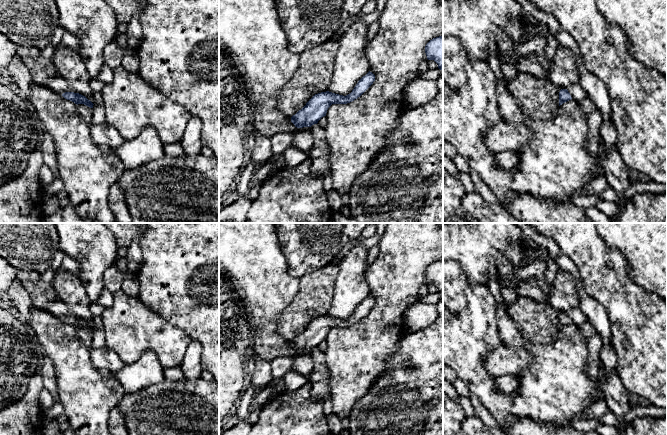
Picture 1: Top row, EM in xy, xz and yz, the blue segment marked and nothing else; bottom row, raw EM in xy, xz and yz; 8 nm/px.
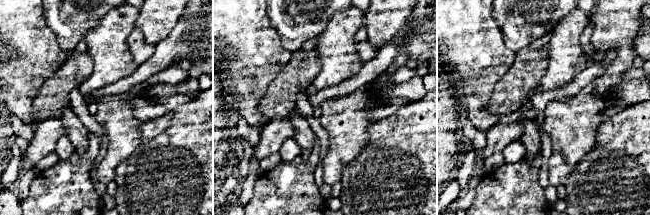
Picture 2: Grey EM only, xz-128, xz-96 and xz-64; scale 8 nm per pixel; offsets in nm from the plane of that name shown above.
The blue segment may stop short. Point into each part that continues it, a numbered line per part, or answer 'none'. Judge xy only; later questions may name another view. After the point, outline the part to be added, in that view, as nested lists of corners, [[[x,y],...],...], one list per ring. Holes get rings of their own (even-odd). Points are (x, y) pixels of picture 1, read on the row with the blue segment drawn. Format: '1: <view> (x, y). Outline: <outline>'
1: xy (58, 84). Outline: [[[60,75],[53,77],[51,80],[44,83],[43,86],[48,87],[50,90],[61,95],[65,92],[77,93],[69,86],[68,82]]]

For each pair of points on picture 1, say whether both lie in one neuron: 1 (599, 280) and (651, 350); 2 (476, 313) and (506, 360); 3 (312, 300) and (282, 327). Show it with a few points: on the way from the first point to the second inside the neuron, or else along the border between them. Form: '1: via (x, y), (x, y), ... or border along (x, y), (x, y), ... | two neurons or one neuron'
1: via (616, 297), (642, 323), (648, 333) | one neuron
2: border along (502, 344), (487, 354), (484, 361), (485, 367) | two neurons
3: via (305, 307), (289, 323) | one neuron

